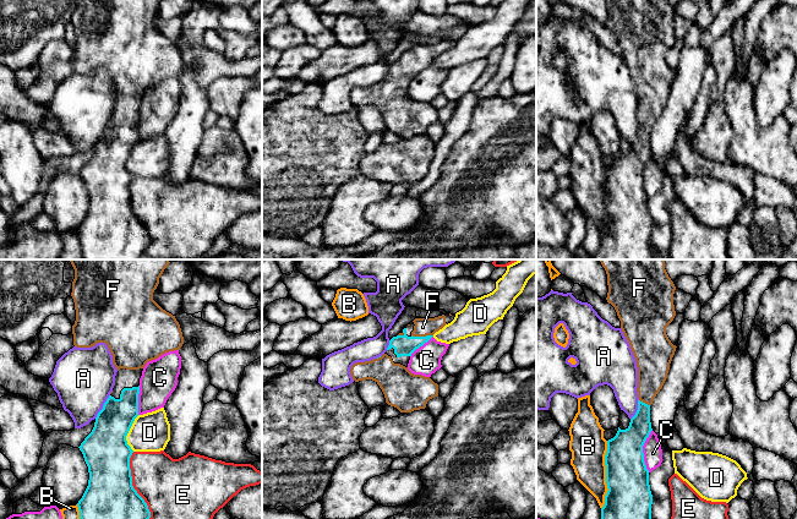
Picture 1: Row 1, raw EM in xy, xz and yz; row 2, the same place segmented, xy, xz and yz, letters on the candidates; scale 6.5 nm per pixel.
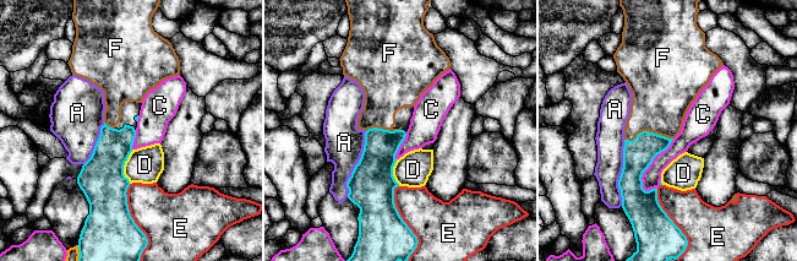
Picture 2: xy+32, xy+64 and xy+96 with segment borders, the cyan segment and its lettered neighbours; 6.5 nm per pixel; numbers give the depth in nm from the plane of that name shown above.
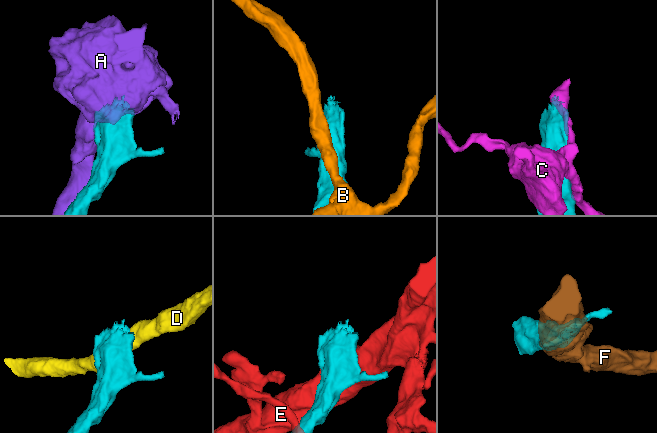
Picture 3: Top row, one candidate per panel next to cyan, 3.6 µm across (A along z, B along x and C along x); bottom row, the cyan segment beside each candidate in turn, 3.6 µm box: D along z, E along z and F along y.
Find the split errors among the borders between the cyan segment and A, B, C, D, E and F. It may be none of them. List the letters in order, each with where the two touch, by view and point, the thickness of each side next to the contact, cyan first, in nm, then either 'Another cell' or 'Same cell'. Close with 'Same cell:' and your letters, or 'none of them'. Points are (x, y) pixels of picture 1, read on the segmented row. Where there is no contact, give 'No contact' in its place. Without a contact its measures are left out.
A: Touches cyan at xy (103, 406). Thickness 260 nm (cyan) against 400 nm. Another cell
B: Touches cyan at yz (606, 475). Thickness 280 nm (cyan) against 240 nm. Another cell
C: Touches cyan at yz (642, 451). Thickness 280 nm (cyan) against 130 nm. Another cell
D: Touches cyan at xy (127, 432). Thickness 300 nm (cyan) against 260 nm. Another cell
E: Touches cyan at xy (131, 485). Thickness 320 nm (cyan) against 380 nm. Another cell
F: Touches cyan at xz (422, 337). Thickness 140 nm (cyan) against 120 nm. Same cell
Same cell: F

